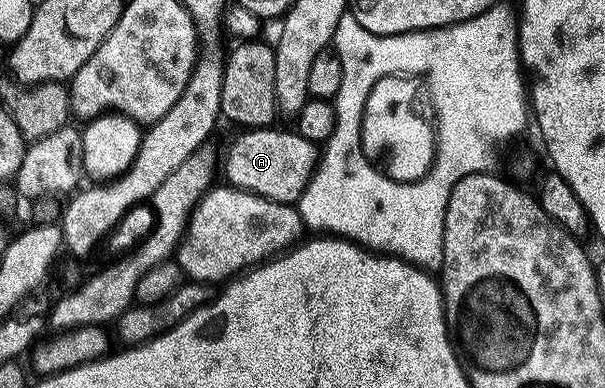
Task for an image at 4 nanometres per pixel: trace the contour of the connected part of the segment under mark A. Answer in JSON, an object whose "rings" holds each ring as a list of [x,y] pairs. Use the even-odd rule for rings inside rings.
{"rings":[[[280,128],[242,132],[225,157],[225,177],[230,186],[254,193],[275,203],[296,206],[317,172],[319,149],[296,131],[280,133]]]}

